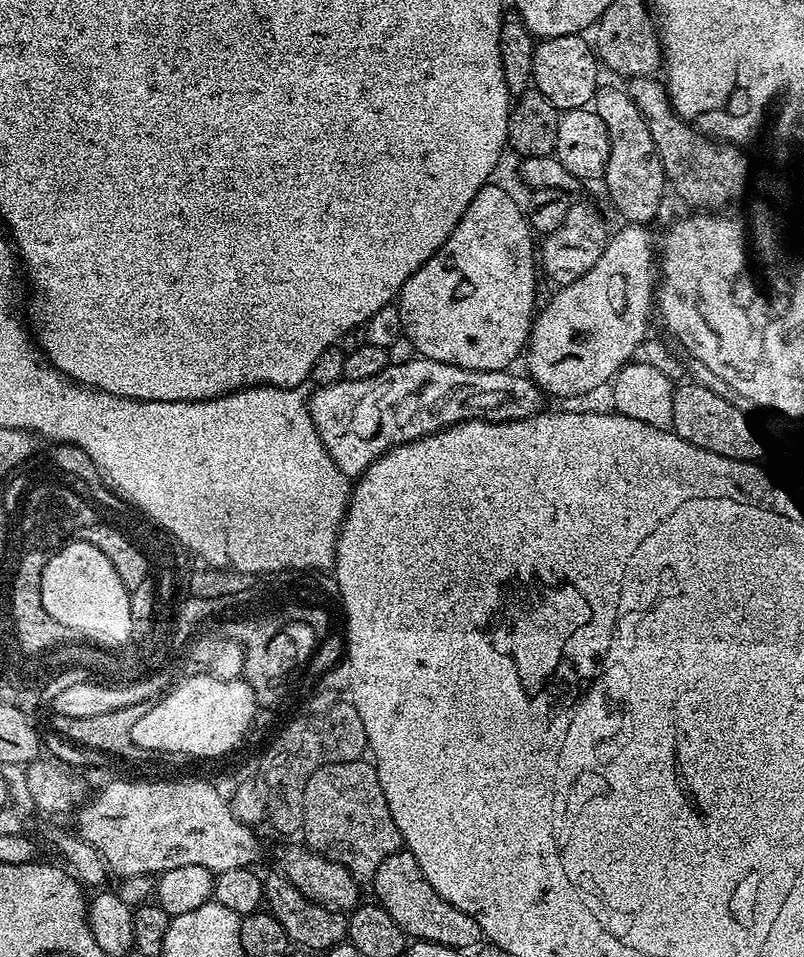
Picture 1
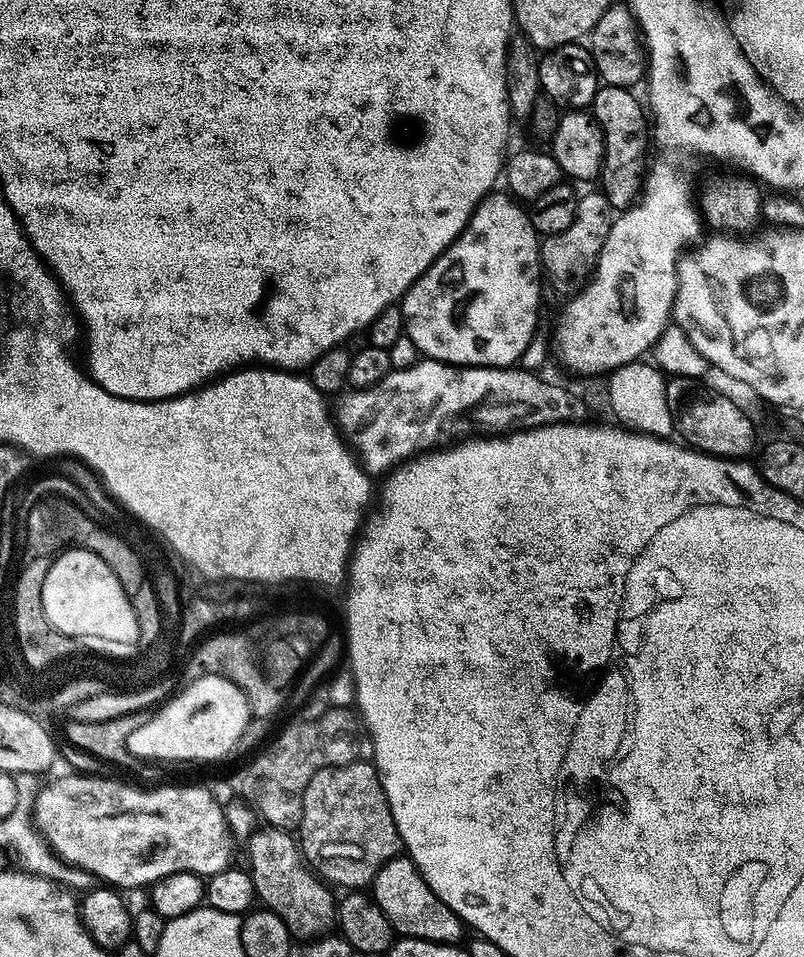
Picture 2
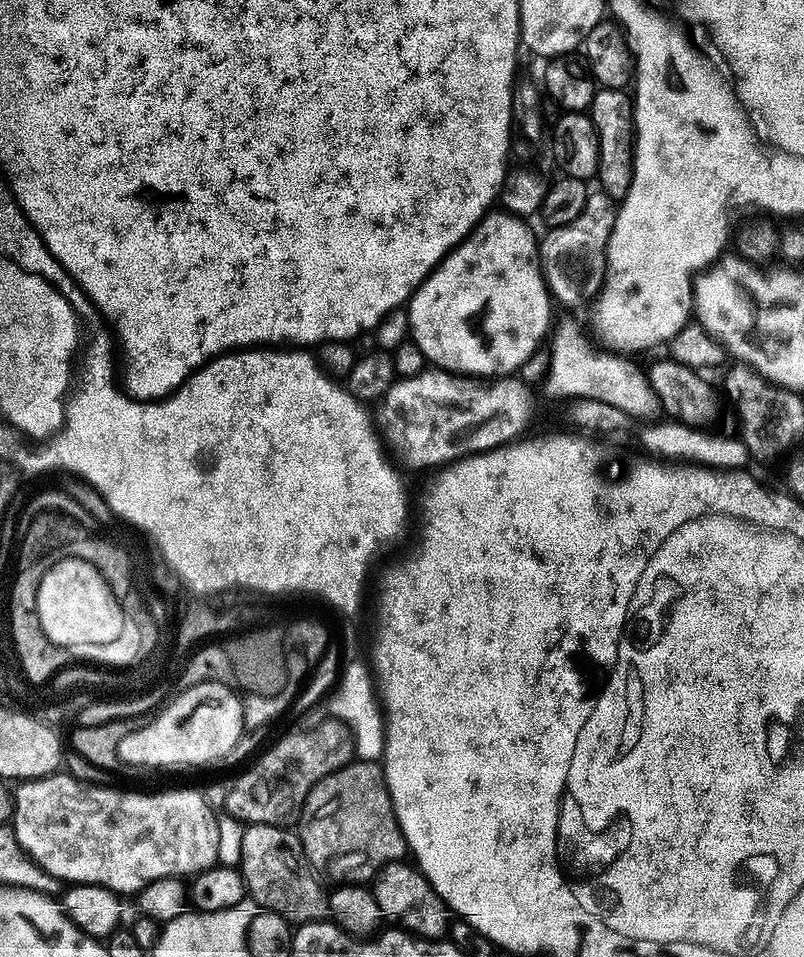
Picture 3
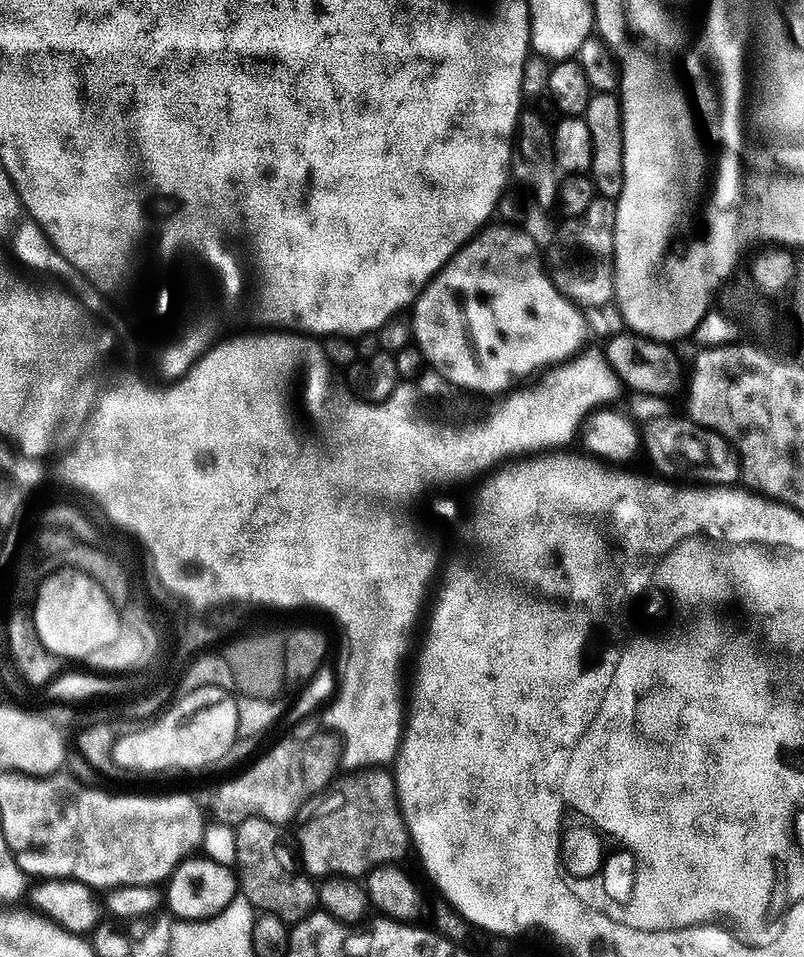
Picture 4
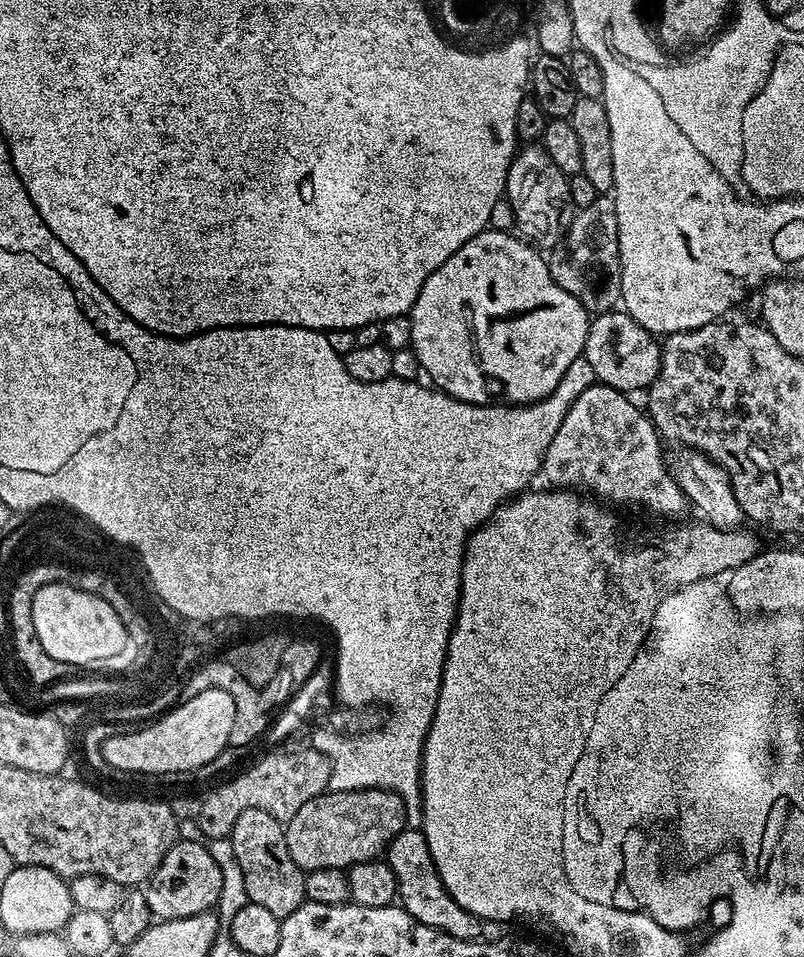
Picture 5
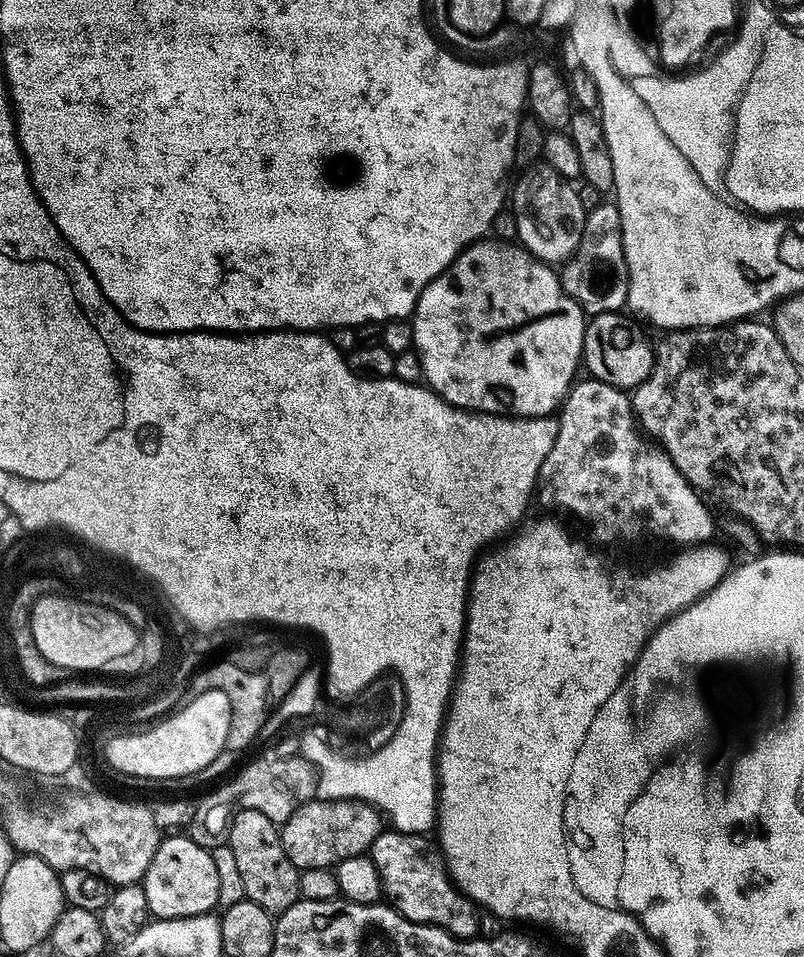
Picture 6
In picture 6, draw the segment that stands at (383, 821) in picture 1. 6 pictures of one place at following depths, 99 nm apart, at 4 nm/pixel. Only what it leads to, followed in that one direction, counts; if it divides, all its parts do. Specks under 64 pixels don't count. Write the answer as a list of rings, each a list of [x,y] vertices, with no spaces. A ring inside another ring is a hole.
[[[314,799],[306,802],[280,828],[280,841],[286,850],[286,858],[294,862],[294,866],[301,870],[306,868],[335,869],[338,862],[346,858],[365,855],[371,849],[374,838],[382,831],[382,816],[371,804],[363,800],[322,800]]]

